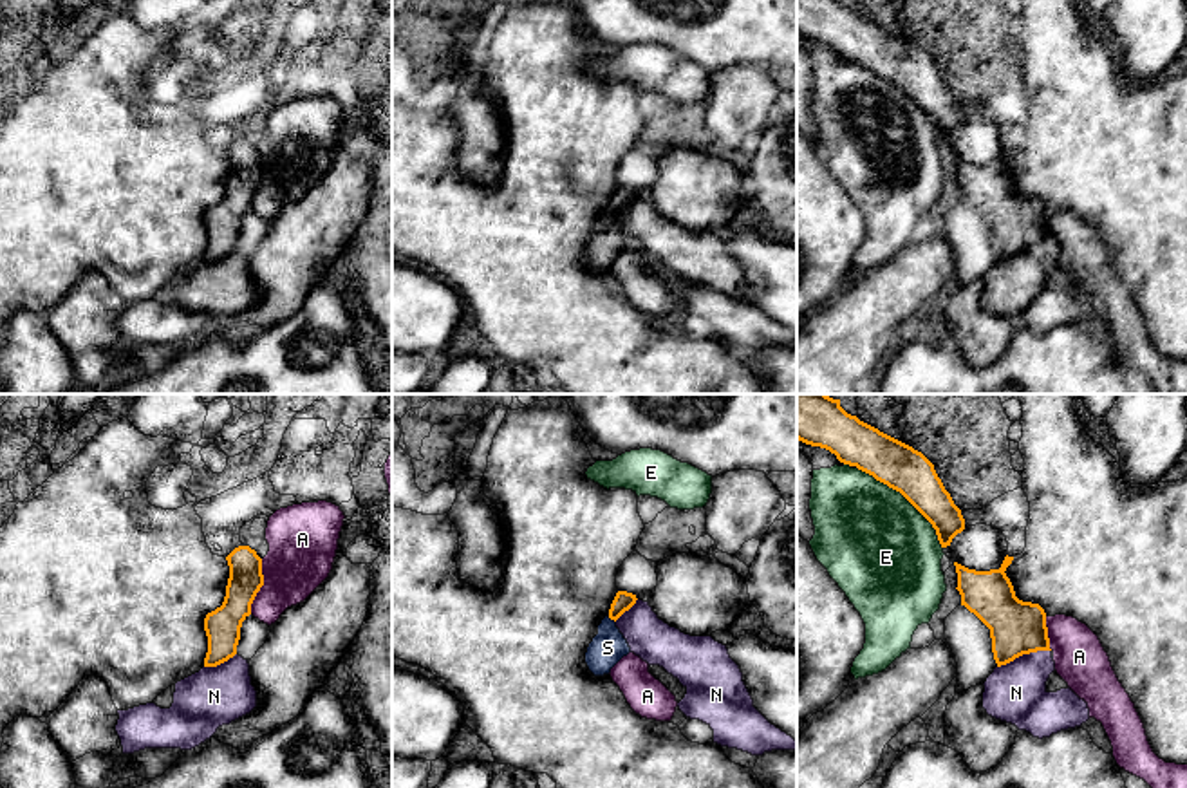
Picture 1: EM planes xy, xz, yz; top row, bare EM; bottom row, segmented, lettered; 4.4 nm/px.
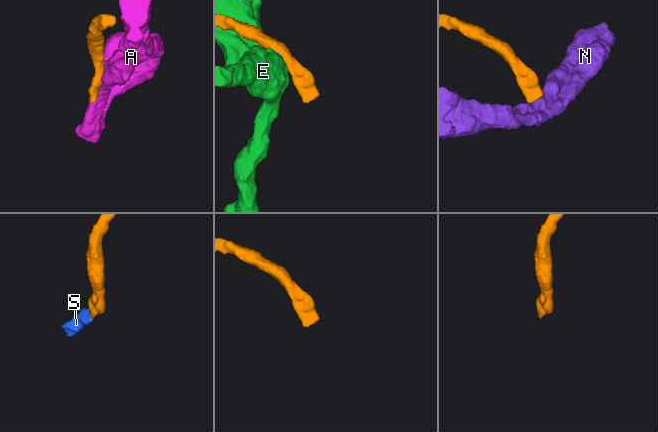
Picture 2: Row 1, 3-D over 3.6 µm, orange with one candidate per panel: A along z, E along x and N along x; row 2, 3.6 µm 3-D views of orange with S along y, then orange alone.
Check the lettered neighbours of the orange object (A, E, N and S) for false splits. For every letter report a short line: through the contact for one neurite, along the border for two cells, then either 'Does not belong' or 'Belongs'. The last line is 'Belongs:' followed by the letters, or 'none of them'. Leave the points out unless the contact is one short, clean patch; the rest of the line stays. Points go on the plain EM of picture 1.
A: Does not belong
E: Does not belong
N: Line: yz (1050, 244), (1023, 248), (998, 262). Does not belong
S: Line: xz (624, 196), (611, 214), (607, 243). Belongs
Belongs: S

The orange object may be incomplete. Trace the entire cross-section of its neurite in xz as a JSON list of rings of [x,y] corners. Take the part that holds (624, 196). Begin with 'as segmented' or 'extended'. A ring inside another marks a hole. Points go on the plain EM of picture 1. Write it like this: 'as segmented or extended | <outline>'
extended | [[[618,186],[609,210],[598,220],[598,230],[587,242],[585,258],[594,271],[609,269],[611,264],[631,248],[631,242],[620,224],[616,215],[636,199],[636,190],[627,186]]]

